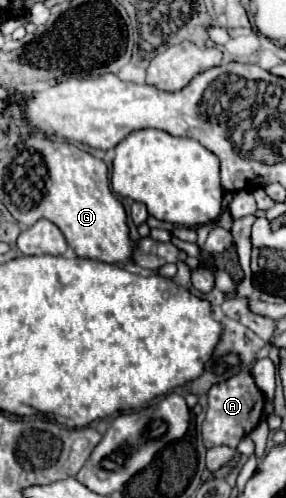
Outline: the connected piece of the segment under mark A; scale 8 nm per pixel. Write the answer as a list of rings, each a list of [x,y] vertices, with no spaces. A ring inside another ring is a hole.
[[[246,369],[244,373],[238,373],[236,377],[230,377],[228,381],[212,385],[208,391],[208,409],[206,419],[202,423],[202,439],[204,447],[218,447],[228,445],[236,451],[242,437],[246,437],[260,421],[264,409],[264,393],[256,387],[256,381],[252,373]]]

